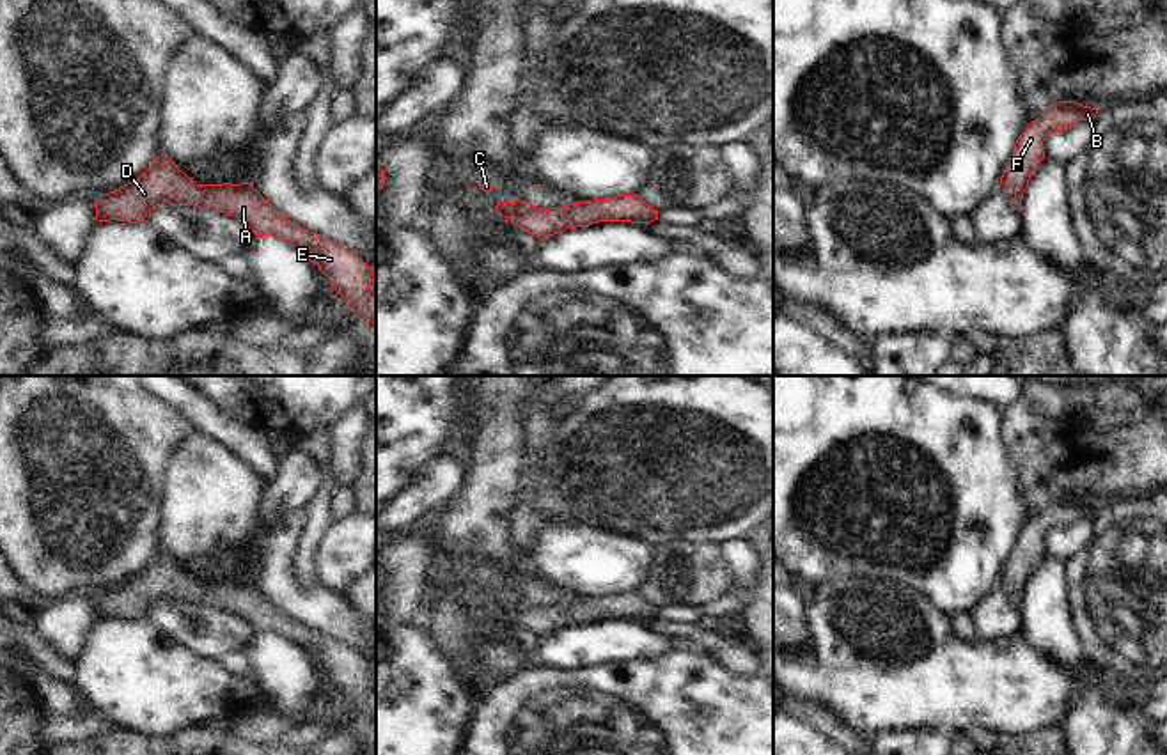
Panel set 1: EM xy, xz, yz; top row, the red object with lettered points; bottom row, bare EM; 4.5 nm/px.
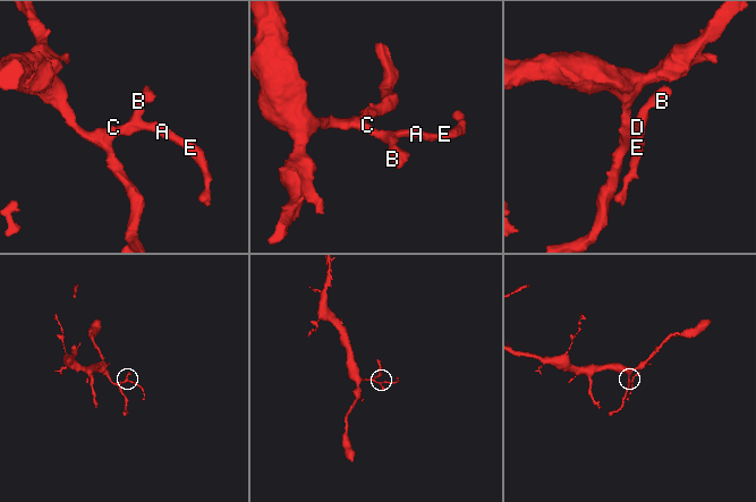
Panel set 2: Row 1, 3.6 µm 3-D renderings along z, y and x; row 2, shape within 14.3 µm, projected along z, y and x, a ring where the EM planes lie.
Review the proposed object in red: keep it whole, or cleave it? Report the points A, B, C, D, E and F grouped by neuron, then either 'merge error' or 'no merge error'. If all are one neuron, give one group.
groups A B C D E F; no merge error

